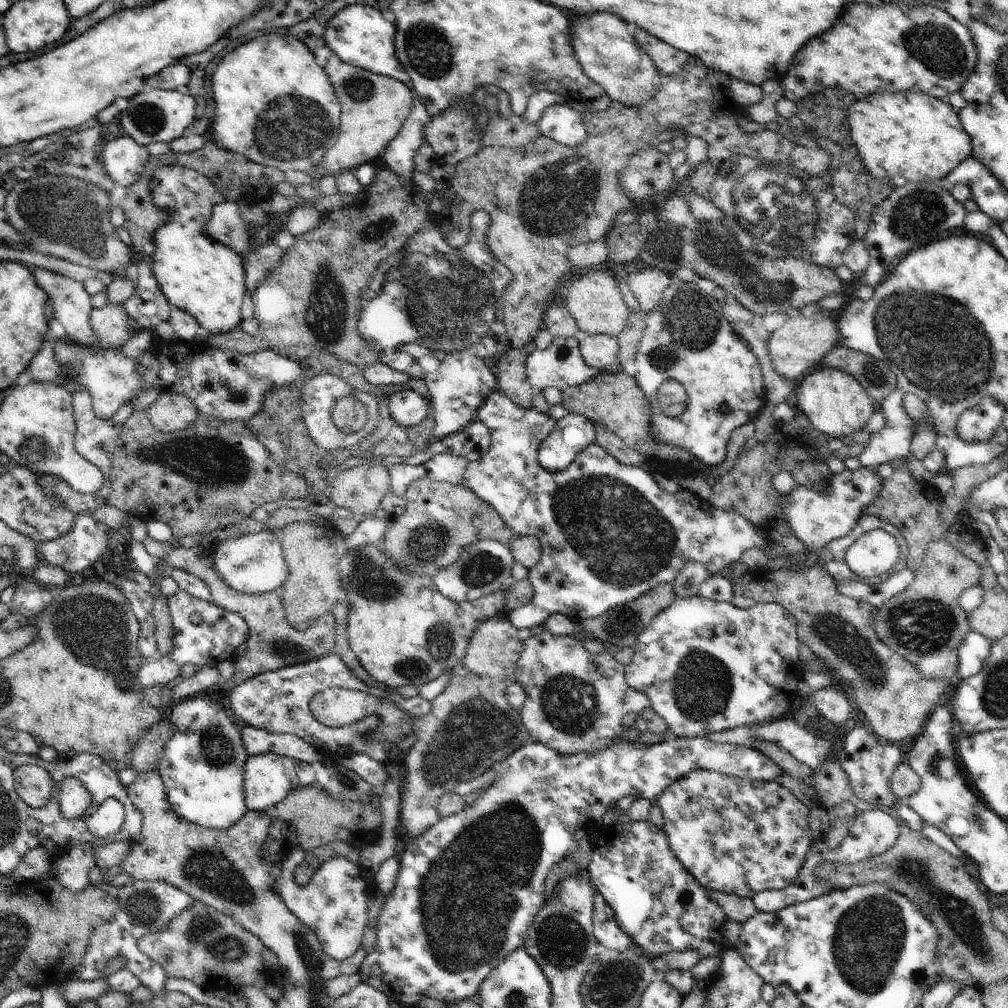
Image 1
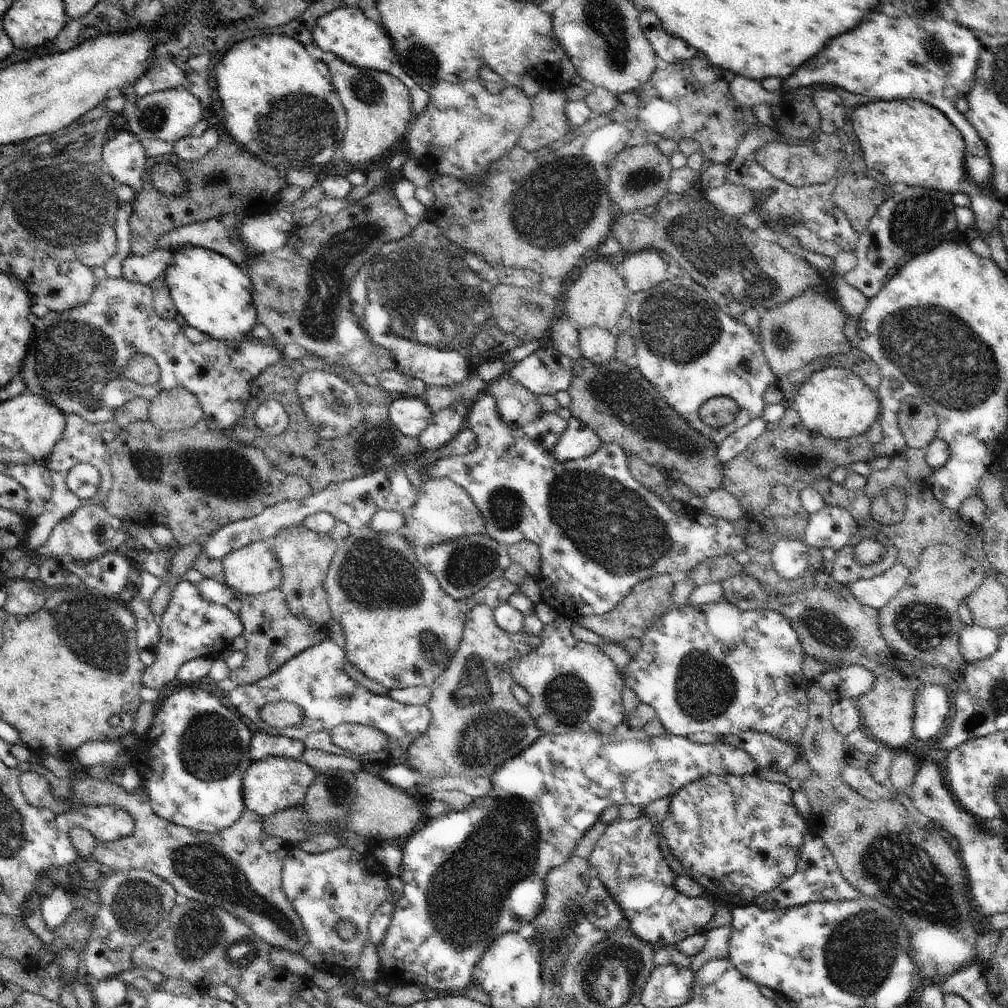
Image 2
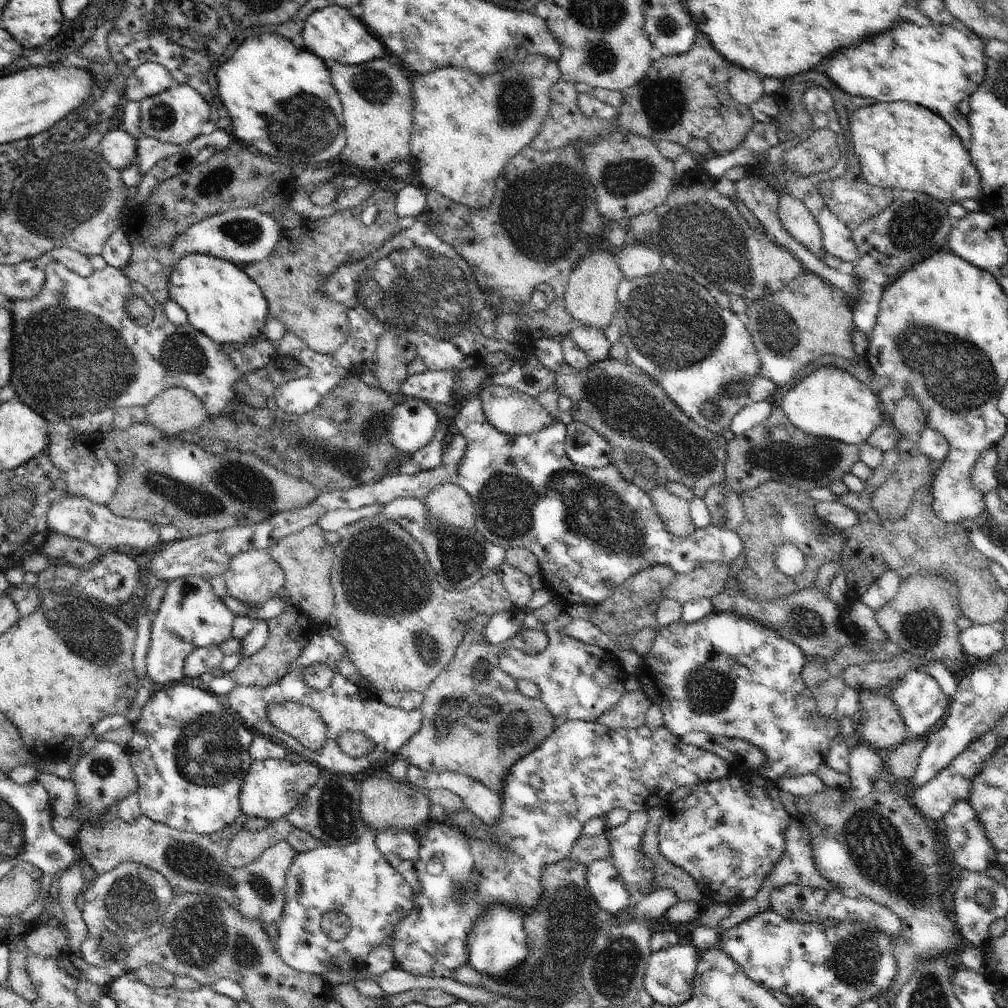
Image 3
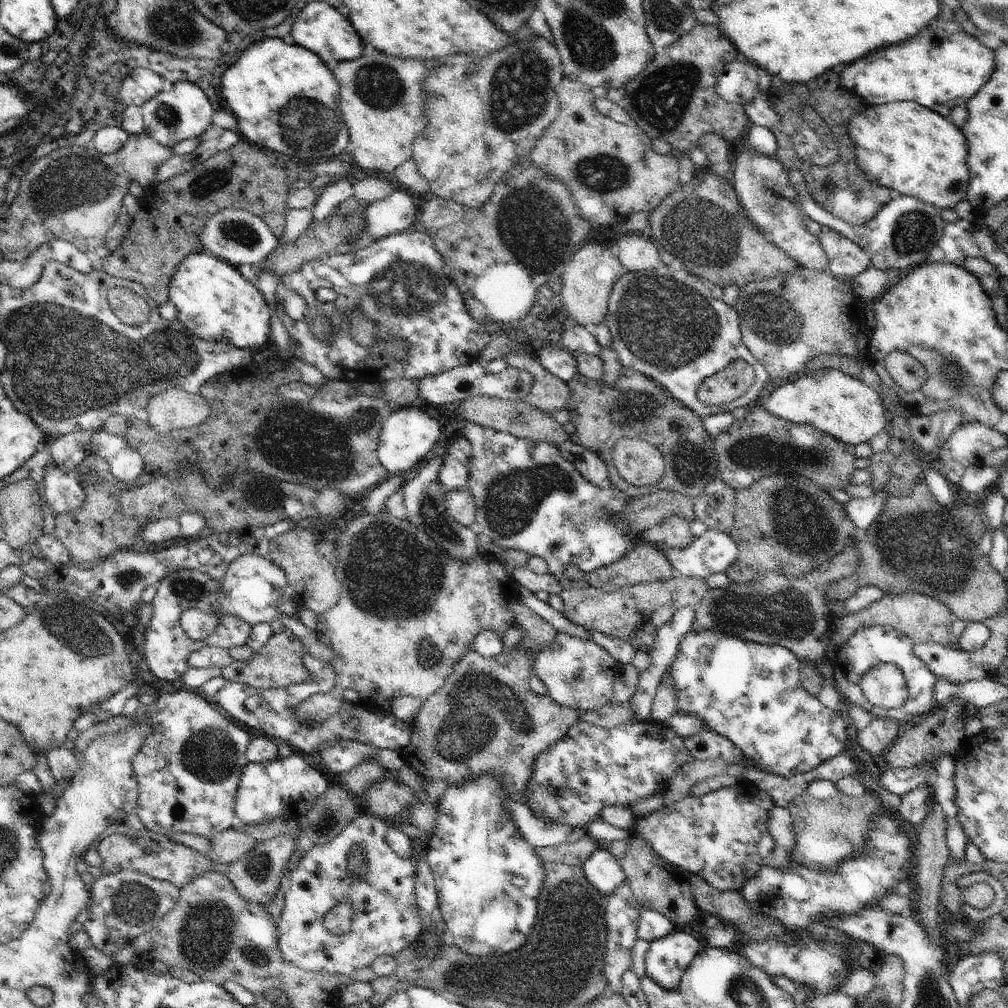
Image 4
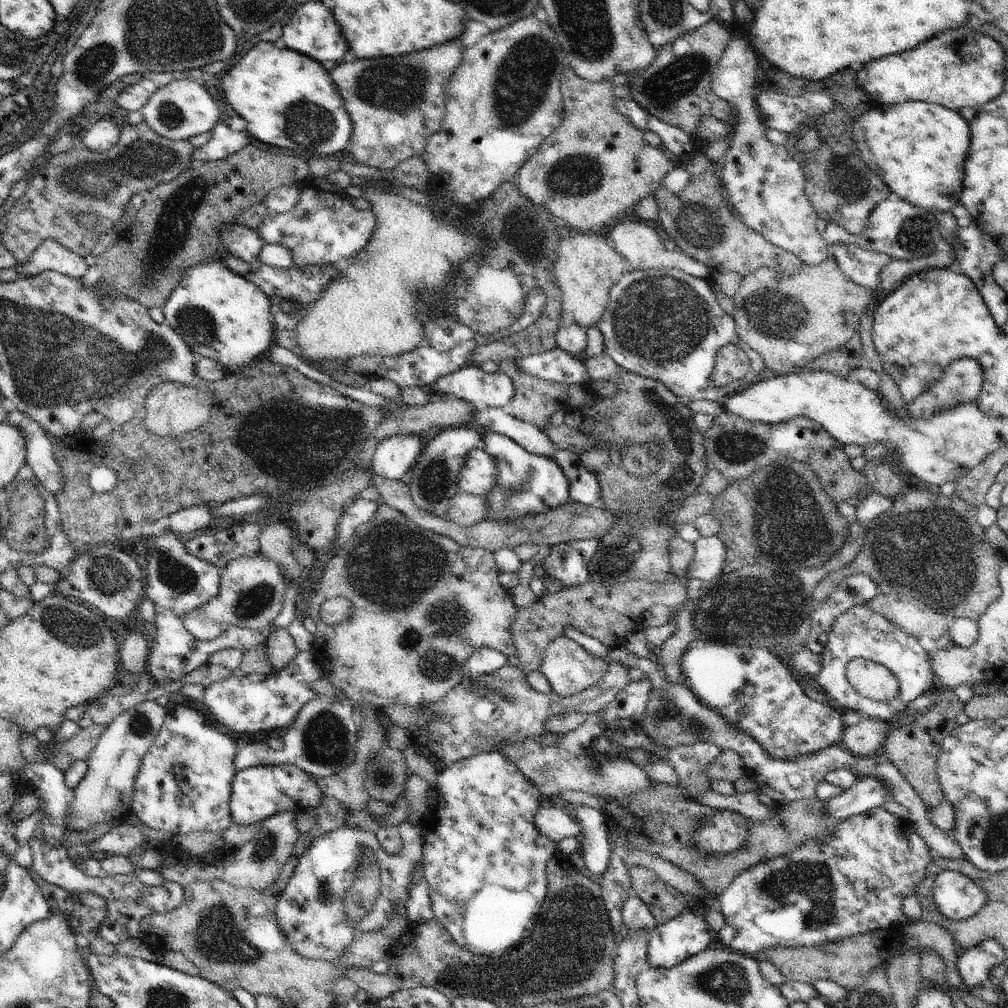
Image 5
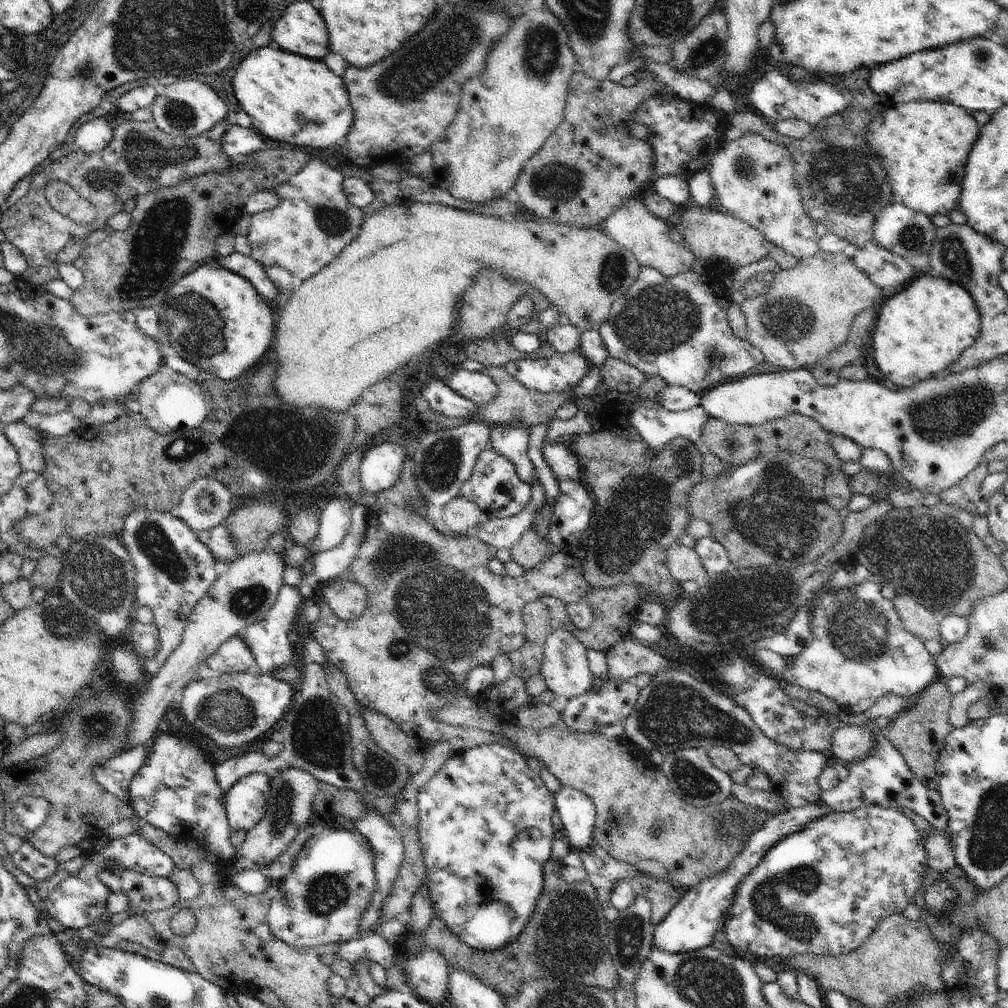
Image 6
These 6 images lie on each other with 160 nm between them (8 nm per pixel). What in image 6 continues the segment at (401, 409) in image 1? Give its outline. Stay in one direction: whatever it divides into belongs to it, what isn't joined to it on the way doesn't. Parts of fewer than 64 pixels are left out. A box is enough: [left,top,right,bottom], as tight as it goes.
[360,442,407,492]

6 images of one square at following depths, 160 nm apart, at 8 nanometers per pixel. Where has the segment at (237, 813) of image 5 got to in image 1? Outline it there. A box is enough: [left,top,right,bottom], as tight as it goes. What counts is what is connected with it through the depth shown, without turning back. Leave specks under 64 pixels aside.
[243,753,316,811]

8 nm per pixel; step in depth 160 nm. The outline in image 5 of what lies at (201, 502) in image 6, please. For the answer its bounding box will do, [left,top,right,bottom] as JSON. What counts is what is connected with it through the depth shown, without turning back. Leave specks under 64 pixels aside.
[166,505,216,534]

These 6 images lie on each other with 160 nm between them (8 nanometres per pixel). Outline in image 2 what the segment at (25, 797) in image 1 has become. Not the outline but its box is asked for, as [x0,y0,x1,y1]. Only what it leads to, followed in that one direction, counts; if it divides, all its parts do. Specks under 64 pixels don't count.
[19,770,309,952]

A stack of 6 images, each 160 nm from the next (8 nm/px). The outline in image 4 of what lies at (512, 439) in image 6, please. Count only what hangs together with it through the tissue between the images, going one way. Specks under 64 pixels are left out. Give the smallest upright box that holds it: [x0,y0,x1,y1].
[462,423,648,592]

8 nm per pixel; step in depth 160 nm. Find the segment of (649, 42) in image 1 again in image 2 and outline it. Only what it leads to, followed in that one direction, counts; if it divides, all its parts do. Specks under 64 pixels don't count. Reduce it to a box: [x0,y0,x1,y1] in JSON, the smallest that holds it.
[639,11,697,65]

